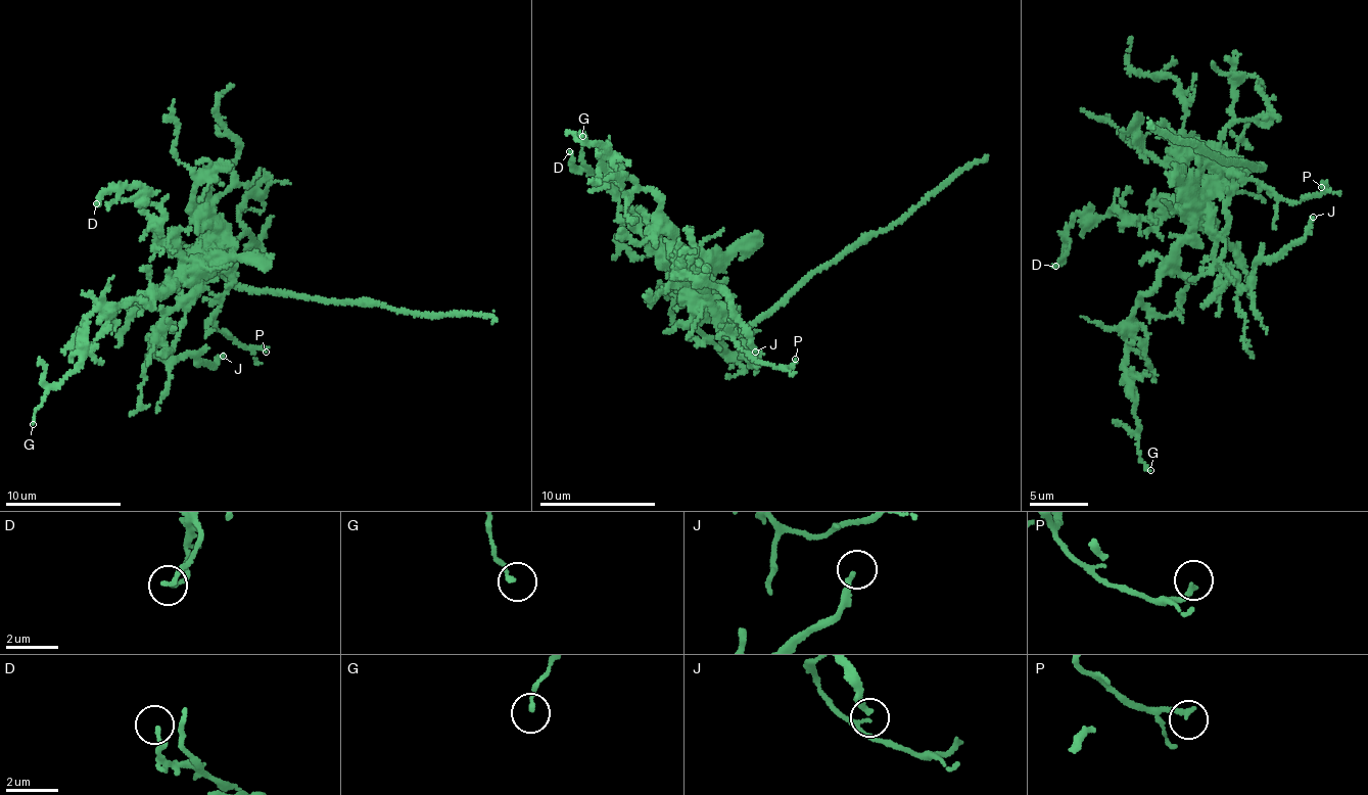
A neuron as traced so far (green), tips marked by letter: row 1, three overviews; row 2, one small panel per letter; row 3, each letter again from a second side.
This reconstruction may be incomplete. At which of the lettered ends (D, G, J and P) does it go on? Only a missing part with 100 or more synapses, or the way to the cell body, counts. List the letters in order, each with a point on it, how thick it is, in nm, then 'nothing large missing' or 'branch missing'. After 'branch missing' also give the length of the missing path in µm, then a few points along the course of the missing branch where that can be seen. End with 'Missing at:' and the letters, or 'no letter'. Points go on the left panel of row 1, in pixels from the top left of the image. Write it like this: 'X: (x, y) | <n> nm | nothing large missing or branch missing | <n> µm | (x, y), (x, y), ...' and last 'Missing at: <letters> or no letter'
D: (96, 203) | 150 nm | nothing large missing
G: (33, 424) | 150 nm | nothing large missing
J: (223, 356) | 240 nm | nothing large missing
P: (266, 352) | 200 nm | nothing large missing
Missing at: no letter

